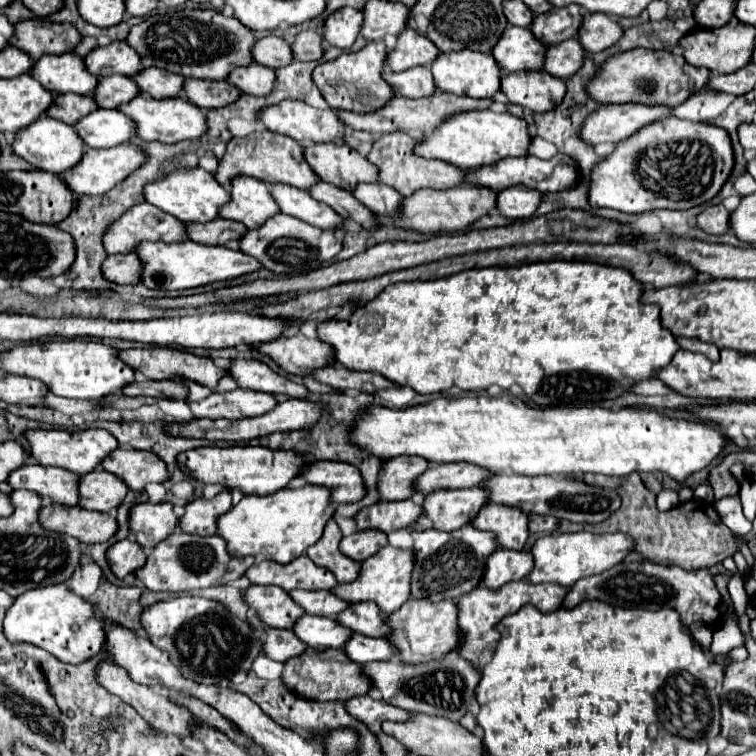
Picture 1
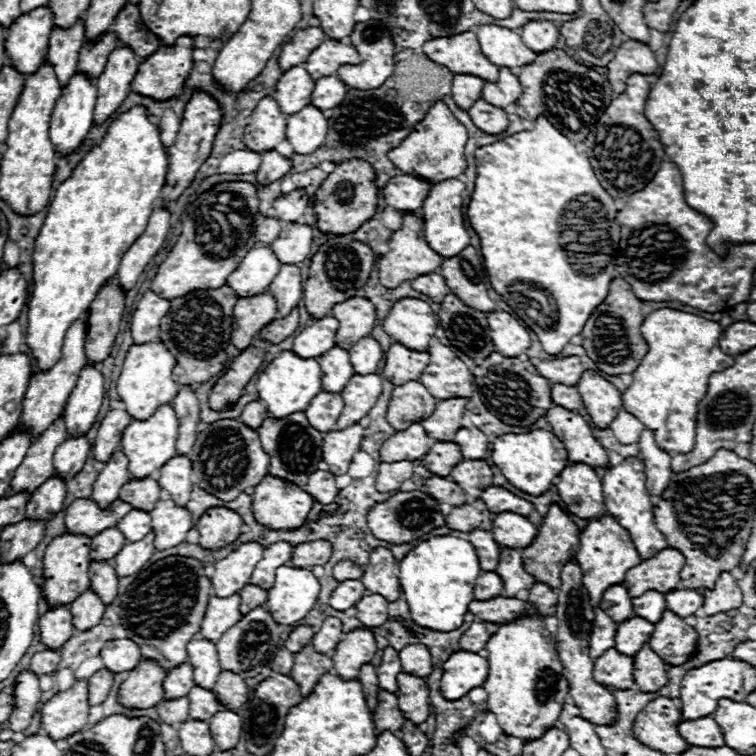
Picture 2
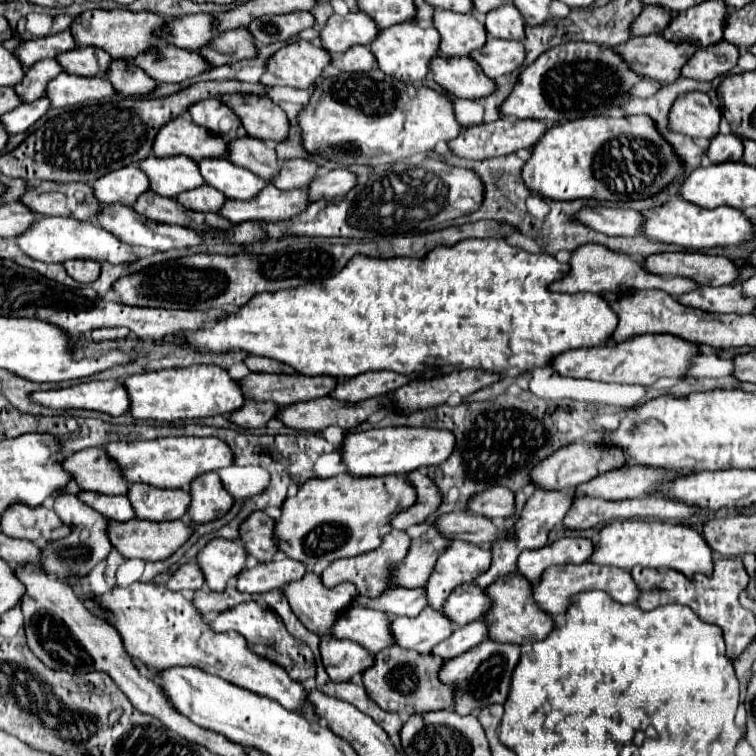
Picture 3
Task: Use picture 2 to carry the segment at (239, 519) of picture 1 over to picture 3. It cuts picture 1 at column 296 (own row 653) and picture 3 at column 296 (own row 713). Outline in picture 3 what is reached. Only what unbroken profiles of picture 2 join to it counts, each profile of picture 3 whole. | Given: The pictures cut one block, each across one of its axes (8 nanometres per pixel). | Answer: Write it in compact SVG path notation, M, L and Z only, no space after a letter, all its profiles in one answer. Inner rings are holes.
M338 474L332 478L312 478L306 480L296 496L288 496L282 502L282 514L274 524L274 540L278 542L278 550L286 552L288 558L304 562L306 566L318 564L318 562L334 562L338 558L358 556L364 552L370 552L380 546L380 528L386 526L398 512L412 506L416 500L414 488L400 476L366 476L366 478L354 478L350 474Z

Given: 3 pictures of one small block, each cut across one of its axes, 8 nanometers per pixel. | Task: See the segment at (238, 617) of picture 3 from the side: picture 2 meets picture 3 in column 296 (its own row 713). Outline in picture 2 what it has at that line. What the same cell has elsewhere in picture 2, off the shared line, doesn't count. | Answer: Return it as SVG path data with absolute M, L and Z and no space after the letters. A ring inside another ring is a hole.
M656 698L644 706L634 722L636 738L664 754L682 754L690 744L682 740L678 724L682 722L680 708L670 698Z

